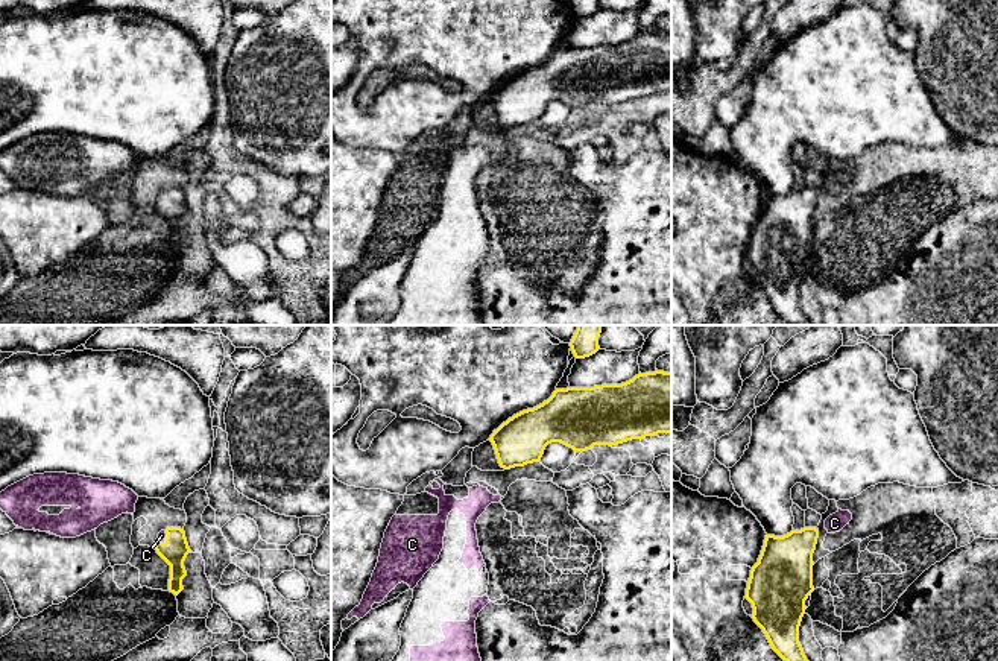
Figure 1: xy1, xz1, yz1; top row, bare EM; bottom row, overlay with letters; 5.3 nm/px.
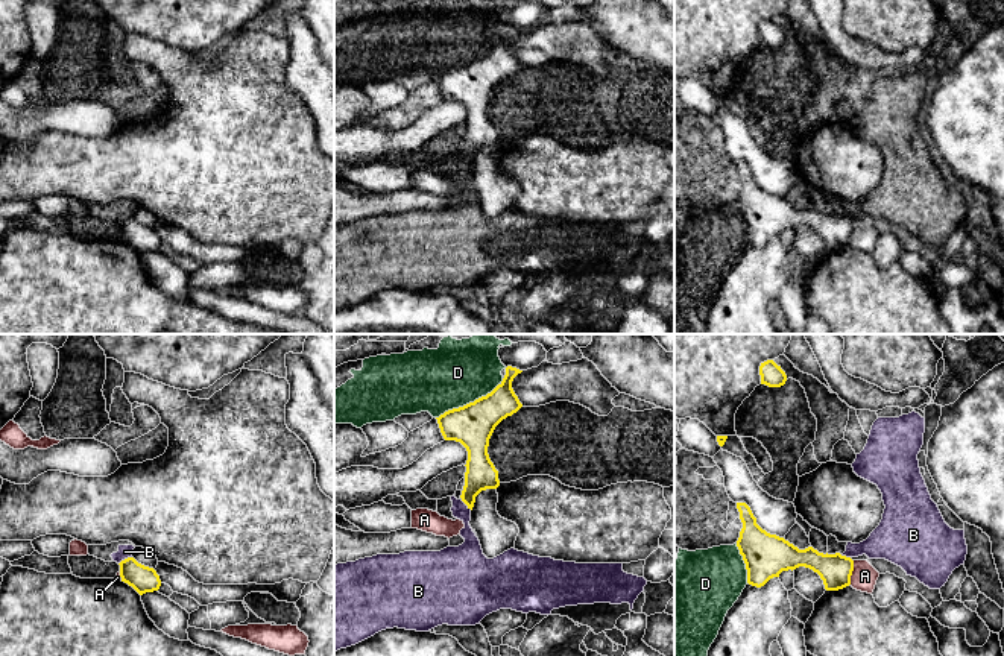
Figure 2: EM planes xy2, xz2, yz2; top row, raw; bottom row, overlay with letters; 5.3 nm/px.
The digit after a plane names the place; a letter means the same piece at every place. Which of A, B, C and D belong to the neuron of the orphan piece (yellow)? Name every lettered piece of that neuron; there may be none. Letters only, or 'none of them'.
C

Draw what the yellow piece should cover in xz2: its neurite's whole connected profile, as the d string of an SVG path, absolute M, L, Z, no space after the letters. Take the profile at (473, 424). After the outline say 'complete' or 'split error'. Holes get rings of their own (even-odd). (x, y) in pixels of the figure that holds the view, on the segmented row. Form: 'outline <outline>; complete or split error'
outline M507 366L503 381L491 393L436 418L444 439L460 442L468 451L460 498L471 510L481 490L500 486L488 446L495 427L523 407L512 389L513 378L521 372Z; complete

